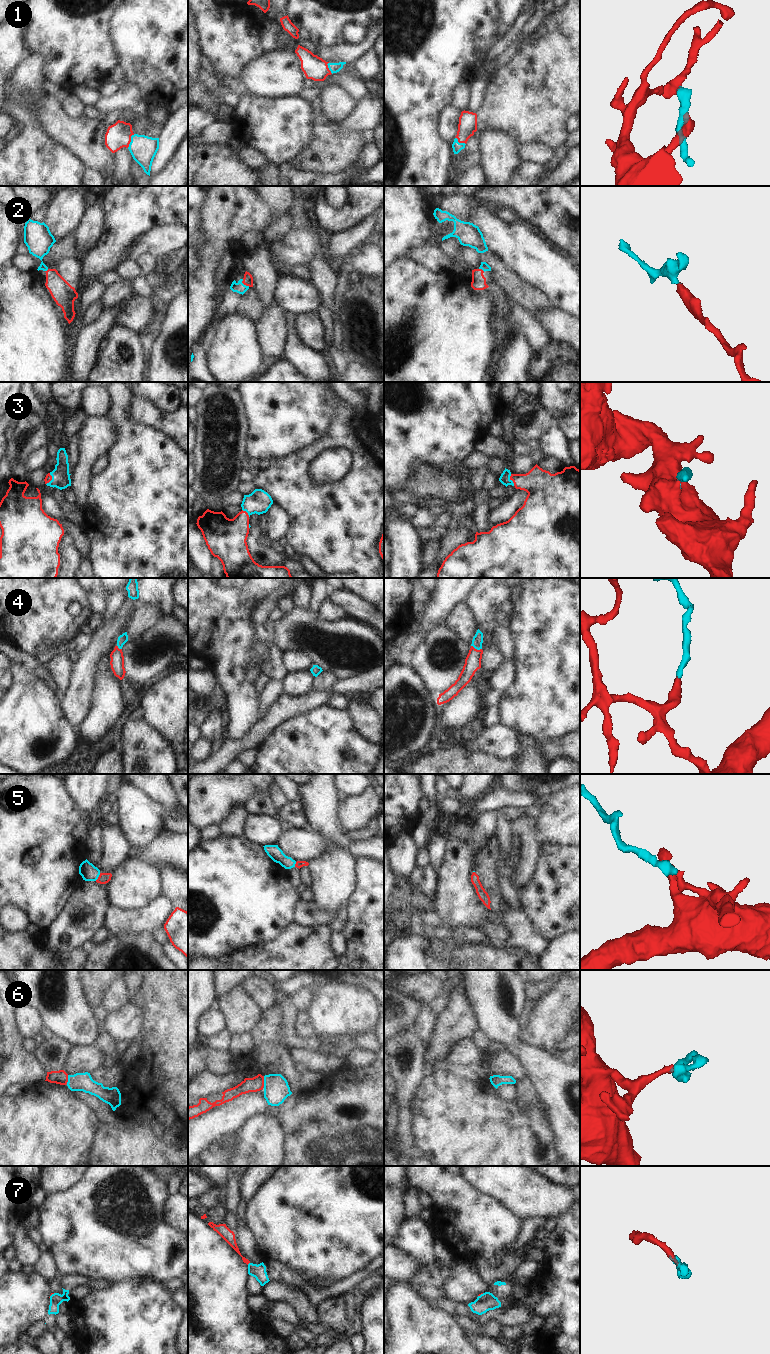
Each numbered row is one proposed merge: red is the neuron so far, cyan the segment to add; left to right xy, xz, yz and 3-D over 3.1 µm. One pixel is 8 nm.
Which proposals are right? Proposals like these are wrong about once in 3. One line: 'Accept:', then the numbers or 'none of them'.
Accept: 1, 2, 3, 4, 5, 6, 7

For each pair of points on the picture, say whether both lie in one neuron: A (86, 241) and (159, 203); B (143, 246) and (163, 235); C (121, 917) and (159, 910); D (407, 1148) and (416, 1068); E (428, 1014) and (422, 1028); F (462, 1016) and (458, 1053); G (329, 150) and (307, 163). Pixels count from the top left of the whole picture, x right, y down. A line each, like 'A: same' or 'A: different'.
A: different
B: same
C: same
D: same
E: same
F: different
G: same

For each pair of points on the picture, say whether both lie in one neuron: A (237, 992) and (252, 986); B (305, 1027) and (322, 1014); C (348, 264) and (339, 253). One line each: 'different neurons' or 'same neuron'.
A: different neurons
B: different neurons
C: different neurons

